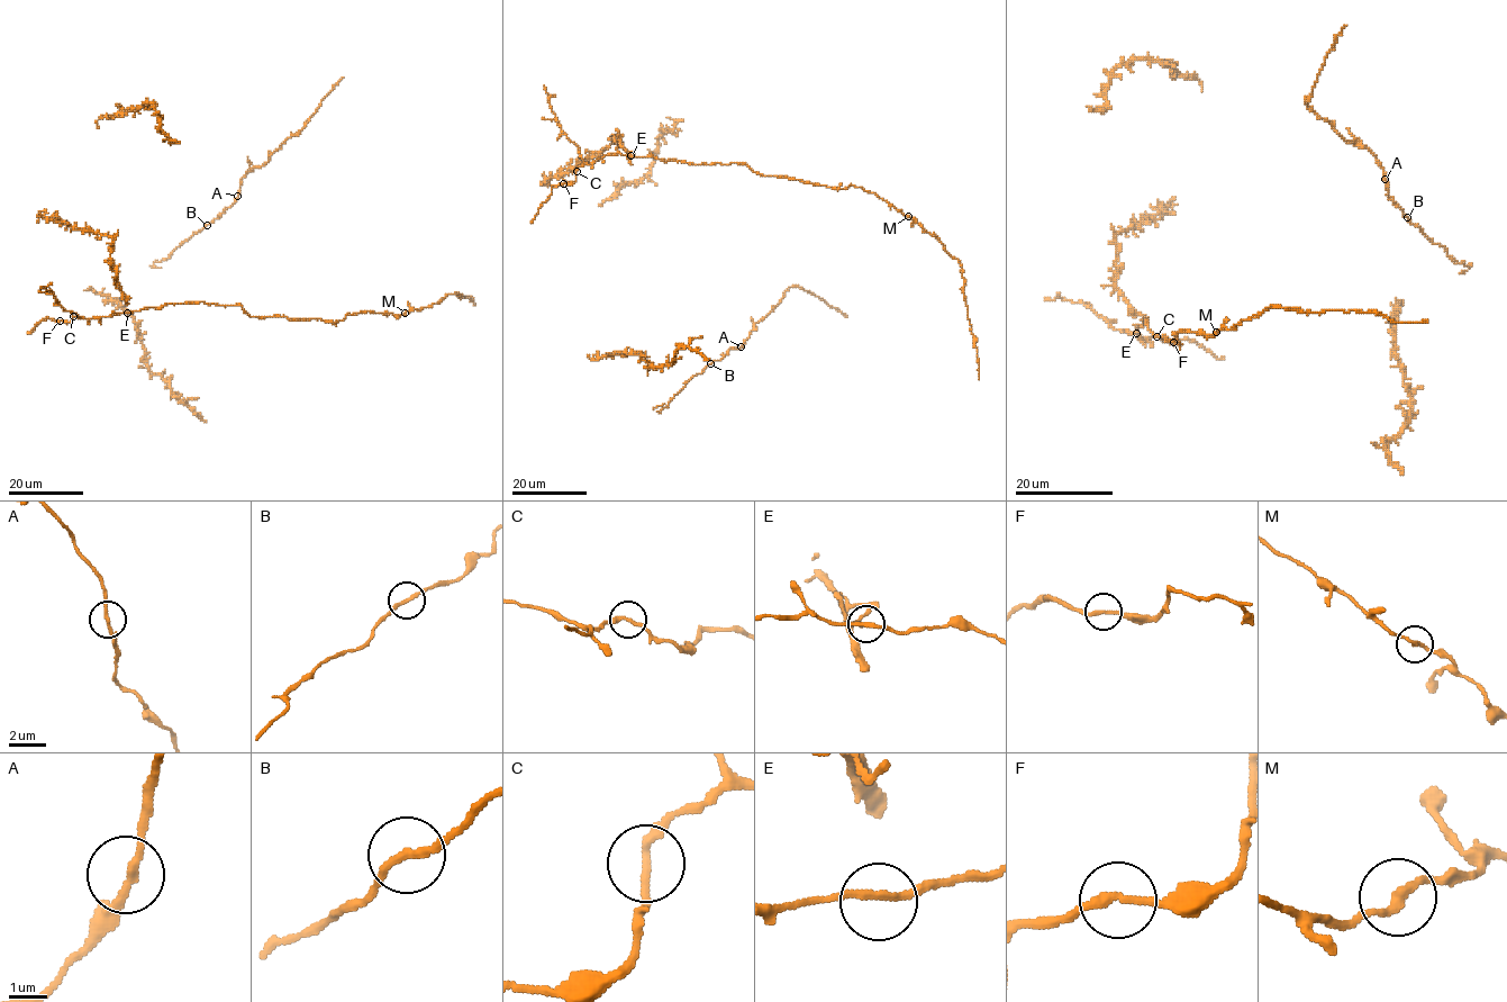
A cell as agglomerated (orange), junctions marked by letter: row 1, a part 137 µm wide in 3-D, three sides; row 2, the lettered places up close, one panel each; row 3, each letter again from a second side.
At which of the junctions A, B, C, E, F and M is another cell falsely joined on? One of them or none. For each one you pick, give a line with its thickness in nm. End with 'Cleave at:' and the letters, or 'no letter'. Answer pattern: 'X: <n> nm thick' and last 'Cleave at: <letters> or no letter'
Cleave at: no letter

